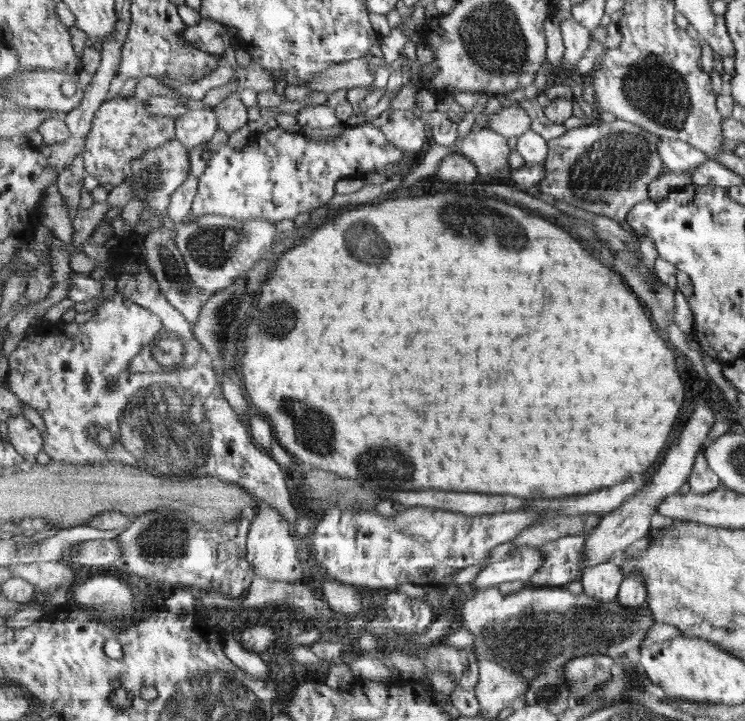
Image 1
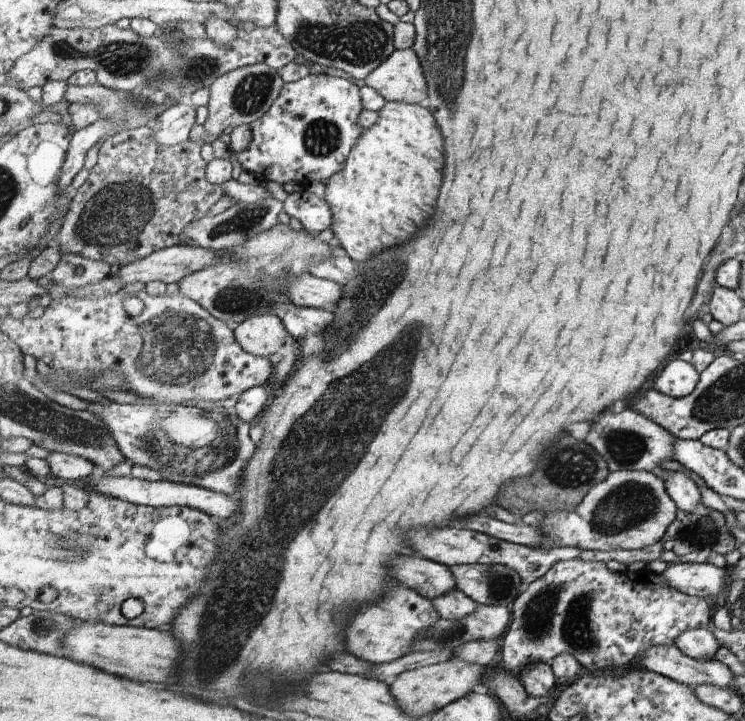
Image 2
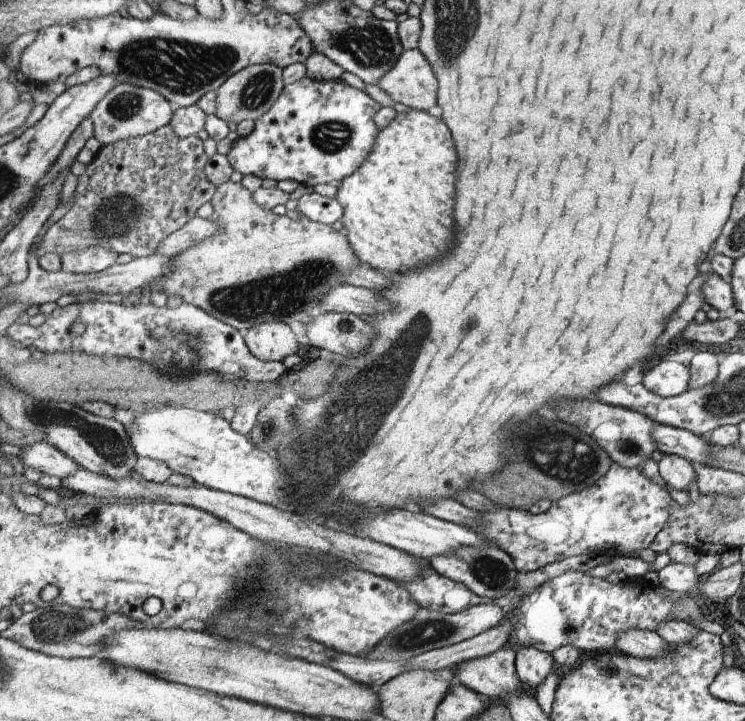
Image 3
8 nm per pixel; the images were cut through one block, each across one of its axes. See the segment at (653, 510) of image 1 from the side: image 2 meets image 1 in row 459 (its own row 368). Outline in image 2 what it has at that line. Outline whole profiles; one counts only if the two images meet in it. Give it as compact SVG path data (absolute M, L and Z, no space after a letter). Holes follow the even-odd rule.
M676 359L654 381L654 389L671 397L690 396L700 382L699 373L691 362Z

